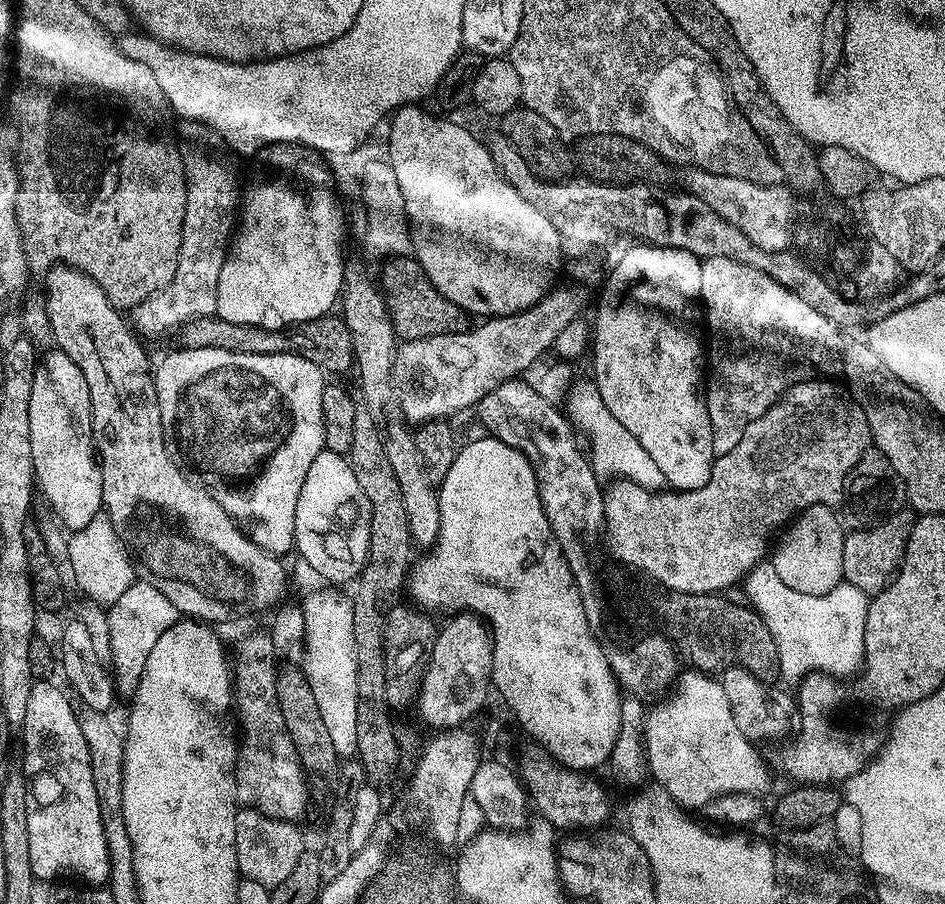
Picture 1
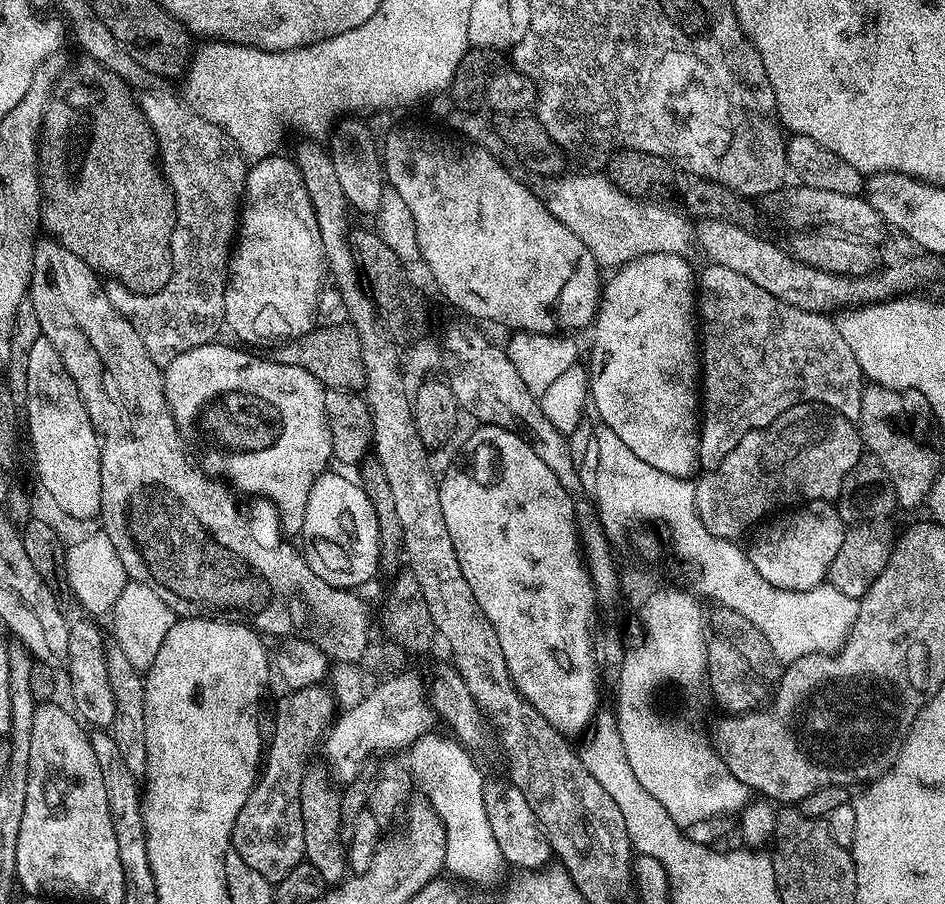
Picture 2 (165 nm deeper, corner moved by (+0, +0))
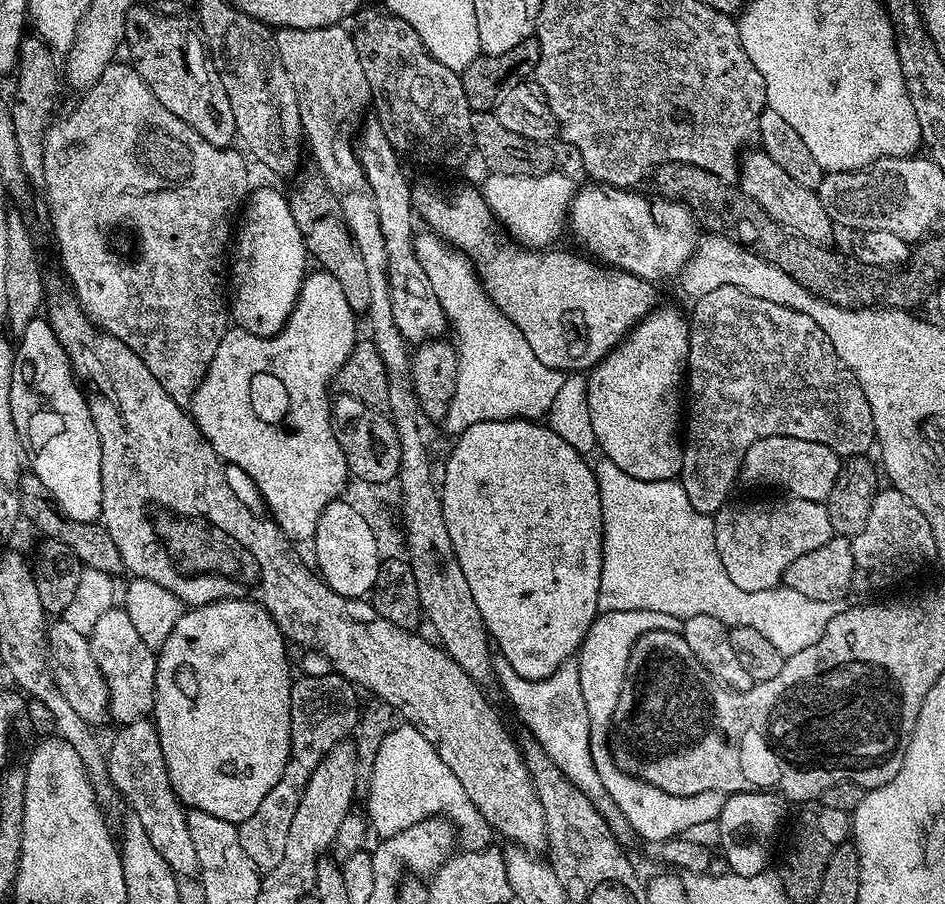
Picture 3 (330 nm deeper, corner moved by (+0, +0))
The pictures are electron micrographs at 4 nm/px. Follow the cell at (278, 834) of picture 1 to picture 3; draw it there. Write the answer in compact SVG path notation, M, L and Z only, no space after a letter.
M333 670L321 676L301 675L293 683L290 694L290 754L286 770L282 770L282 778L274 782L270 794L262 798L258 810L250 814L250 818L239 821L238 842L242 842L242 850L246 850L246 858L254 862L261 873L274 870L278 862L282 862L282 854L286 854L286 841L290 839L290 822L294 822L294 810L298 810L298 802L302 802L302 794L306 790L306 782L310 782L310 774L322 762L322 758L336 744L347 741L350 733L360 721L361 705L356 704L357 685Z

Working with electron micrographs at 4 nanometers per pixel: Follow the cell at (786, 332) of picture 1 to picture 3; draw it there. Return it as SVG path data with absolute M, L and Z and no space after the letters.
M718 286L718 290L710 290L710 294L699 297L693 304L696 305L692 308L692 316L690 312L690 323L688 326L688 366L686 369L686 412L687 415L689 412L692 417L690 417L689 420L687 417L686 427L682 432L682 447L684 453L682 454L682 470L680 471L678 479L680 483L684 485L686 494L690 498L690 502L696 508L696 511L705 514L716 514L729 503L728 495L731 494L732 487L735 486L736 480L738 484L738 477L742 472L746 450L750 450L750 446L754 446L754 442L758 442L762 438L770 438L771 436L789 436L790 438L802 438L803 440L809 440L810 442L822 442L822 446L830 446L830 450L834 450L842 458L851 458L853 456L862 456L871 453L871 448L873 451L874 445L877 443L877 438L876 427L874 426L874 414L872 413L870 402L866 400L866 394L862 390L862 386L856 381L856 375L841 362L839 354L834 350L834 346L826 334L826 330L822 330L822 326L818 326L818 322L814 322L814 318L810 318L810 314L802 314L798 310L794 310L790 306L782 306L778 302L766 302L766 298L754 298L754 294L746 294L746 290L742 290L738 286Z

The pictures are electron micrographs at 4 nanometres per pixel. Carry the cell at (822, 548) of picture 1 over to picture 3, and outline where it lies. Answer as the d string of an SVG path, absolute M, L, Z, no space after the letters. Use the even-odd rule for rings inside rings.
M787 494L781 500L752 500L749 504L725 507L715 517L716 545L726 566L730 582L738 590L770 590L784 579L784 572L794 558L818 550L832 537L830 514L818 500L803 500ZM733 507L733 508L732 508Z

